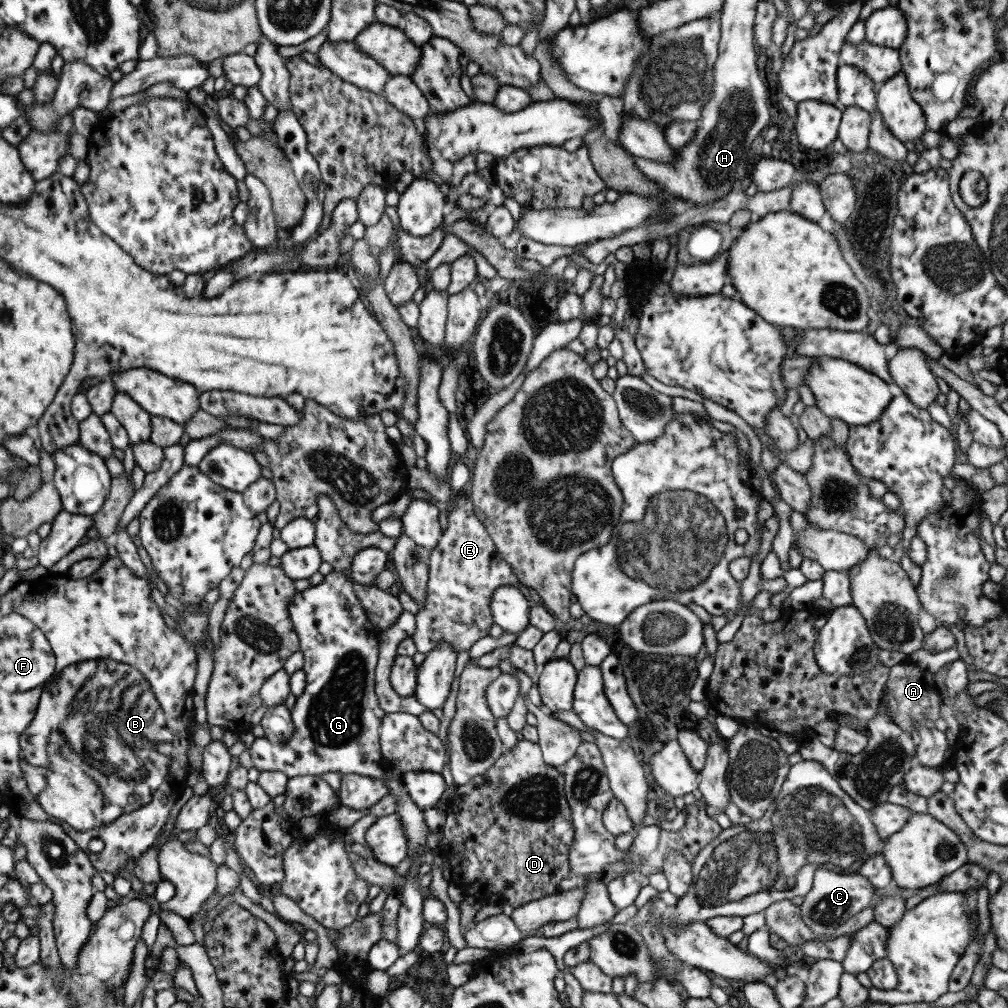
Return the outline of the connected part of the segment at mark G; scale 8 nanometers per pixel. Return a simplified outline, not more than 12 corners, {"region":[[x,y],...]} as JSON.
{"region":[[348,574],[287,605],[305,686],[284,743],[255,737],[259,771],[380,780],[406,857],[422,810],[384,763],[374,693],[380,630]]}

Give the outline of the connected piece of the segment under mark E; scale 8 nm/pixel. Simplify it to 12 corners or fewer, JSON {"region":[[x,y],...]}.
{"region":[[470,498],[429,551],[416,652],[489,634],[495,588],[519,587]]}

